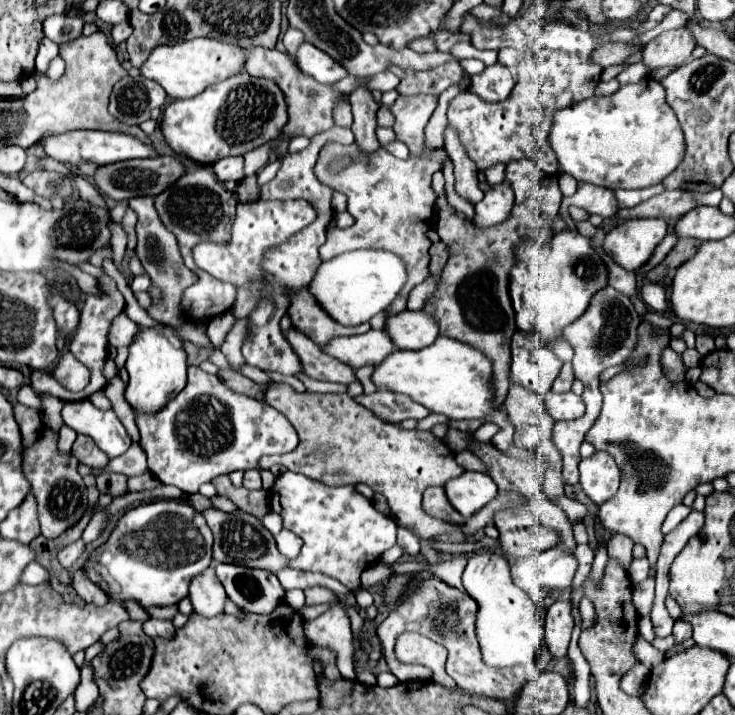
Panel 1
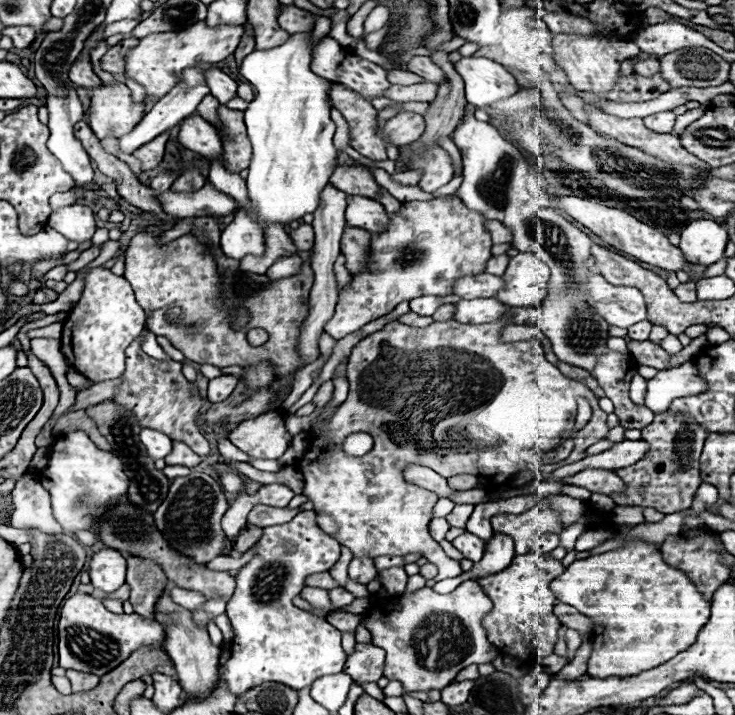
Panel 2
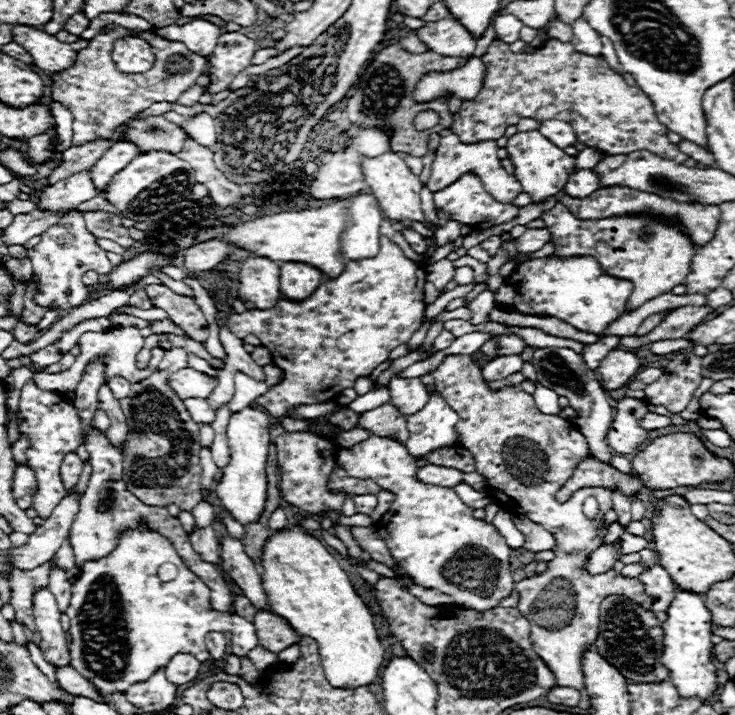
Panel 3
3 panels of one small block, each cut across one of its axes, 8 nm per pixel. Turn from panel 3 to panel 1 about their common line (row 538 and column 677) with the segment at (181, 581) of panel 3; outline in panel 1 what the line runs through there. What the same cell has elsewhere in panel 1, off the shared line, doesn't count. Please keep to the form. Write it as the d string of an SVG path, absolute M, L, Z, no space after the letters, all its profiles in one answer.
M654 78L620 86L620 90L610 96L592 96L580 104L556 112L550 144L558 156L560 172L604 188L648 188L660 184L684 158L684 132L676 114L666 104L664 86Z

